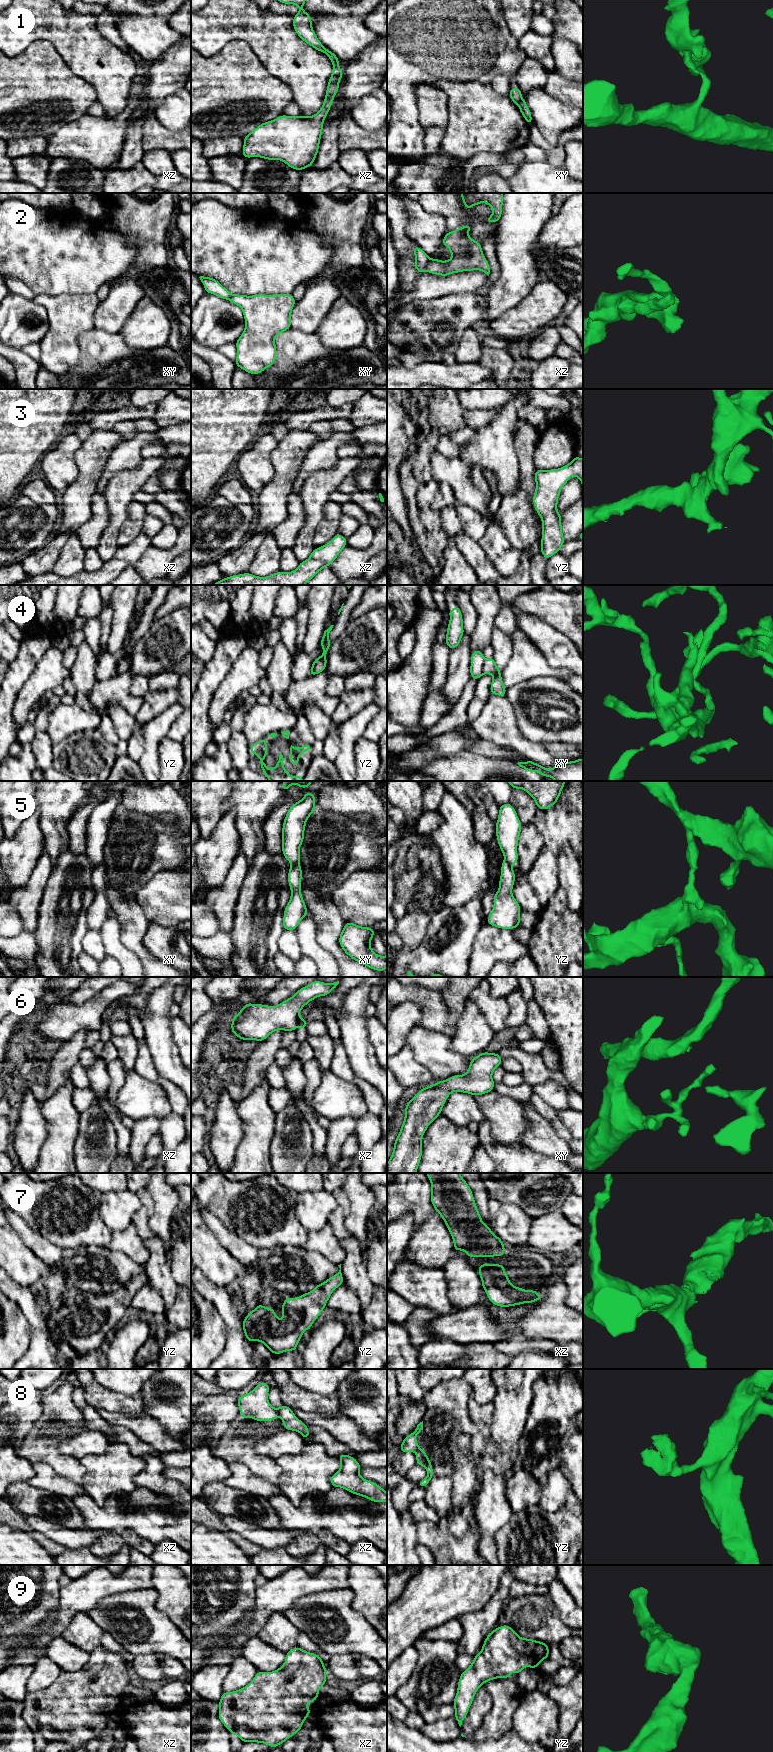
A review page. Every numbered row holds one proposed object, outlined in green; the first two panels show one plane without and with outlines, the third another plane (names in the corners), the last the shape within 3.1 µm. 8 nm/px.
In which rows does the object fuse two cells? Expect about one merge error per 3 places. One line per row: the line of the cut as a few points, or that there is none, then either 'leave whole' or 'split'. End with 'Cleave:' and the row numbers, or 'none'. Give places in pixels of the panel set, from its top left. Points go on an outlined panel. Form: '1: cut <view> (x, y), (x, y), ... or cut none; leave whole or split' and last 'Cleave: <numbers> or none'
1: cut xy (522, 98), (517, 104); split
2: cut xz (430, 259), (424, 270); split
3: cut none; leave whole
4: cut xy (485, 659), (482, 669), (483, 673); split
5: cut xy (298, 863), (291, 865); split
6: cut xz (298, 1015), (297, 1024); split
7: cut none; leave whole
8: cut xz (275, 1409), (277, 1414); split
9: cut none; leave whole
Cleave: 1, 2, 4, 5, 6, 8

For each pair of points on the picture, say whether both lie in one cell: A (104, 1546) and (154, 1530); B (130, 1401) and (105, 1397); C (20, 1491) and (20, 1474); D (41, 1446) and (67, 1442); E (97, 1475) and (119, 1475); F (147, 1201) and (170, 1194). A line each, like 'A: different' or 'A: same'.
A: different
B: same
C: different
D: different
E: same
F: different

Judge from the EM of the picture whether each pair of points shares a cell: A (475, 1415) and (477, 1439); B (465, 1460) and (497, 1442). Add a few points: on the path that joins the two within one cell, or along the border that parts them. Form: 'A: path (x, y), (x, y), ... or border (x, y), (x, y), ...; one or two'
A: border (469, 1418), (485, 1438); two
B: border (473, 1458), (476, 1481); two

